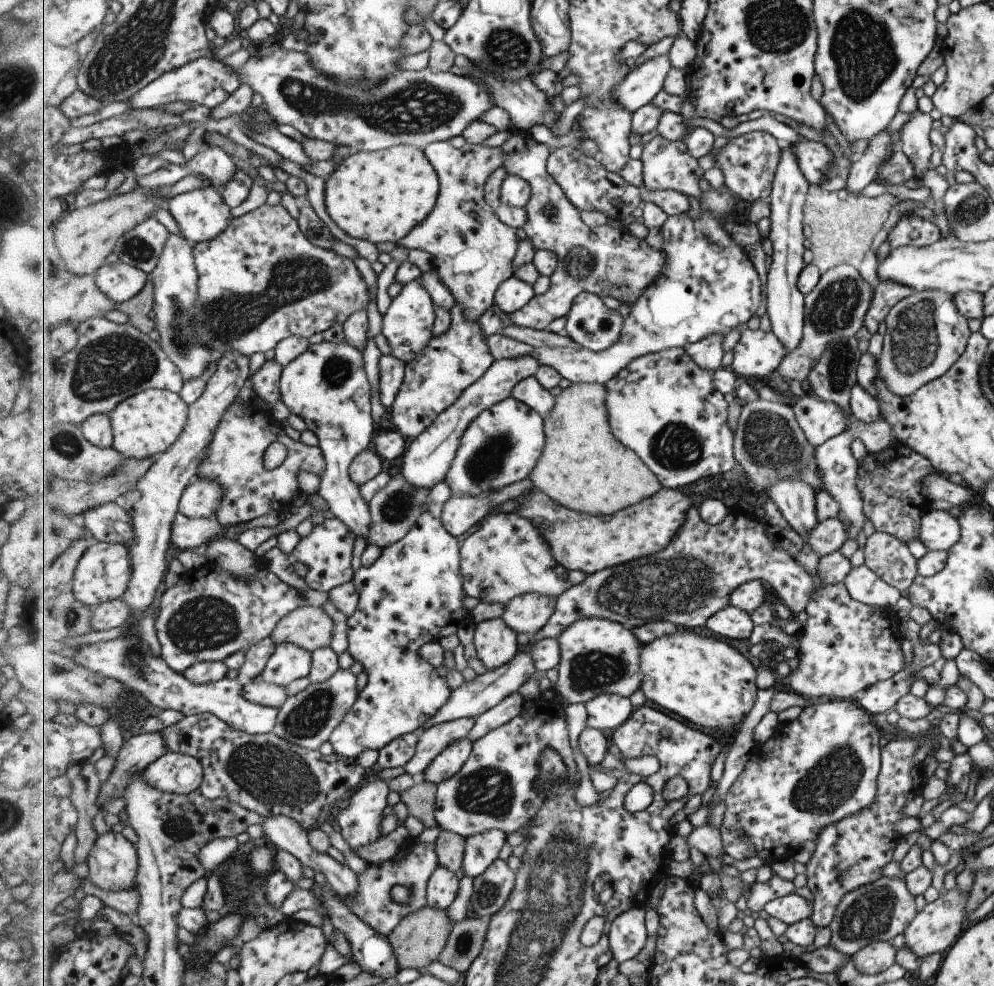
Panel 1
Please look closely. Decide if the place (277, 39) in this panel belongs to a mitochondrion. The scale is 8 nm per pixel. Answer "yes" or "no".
no

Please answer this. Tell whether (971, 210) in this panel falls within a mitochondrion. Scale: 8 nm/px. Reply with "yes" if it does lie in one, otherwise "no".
yes

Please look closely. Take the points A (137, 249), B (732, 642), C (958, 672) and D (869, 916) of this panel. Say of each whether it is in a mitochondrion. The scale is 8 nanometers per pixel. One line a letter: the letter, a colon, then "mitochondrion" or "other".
A: mitochondrion
B: other
C: other
D: mitochondrion

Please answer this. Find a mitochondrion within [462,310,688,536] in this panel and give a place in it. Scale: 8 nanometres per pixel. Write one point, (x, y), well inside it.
(488, 461)

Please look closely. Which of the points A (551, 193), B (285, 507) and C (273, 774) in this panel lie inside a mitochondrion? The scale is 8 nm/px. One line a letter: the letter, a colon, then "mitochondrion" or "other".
A: other
B: other
C: mitochondrion

